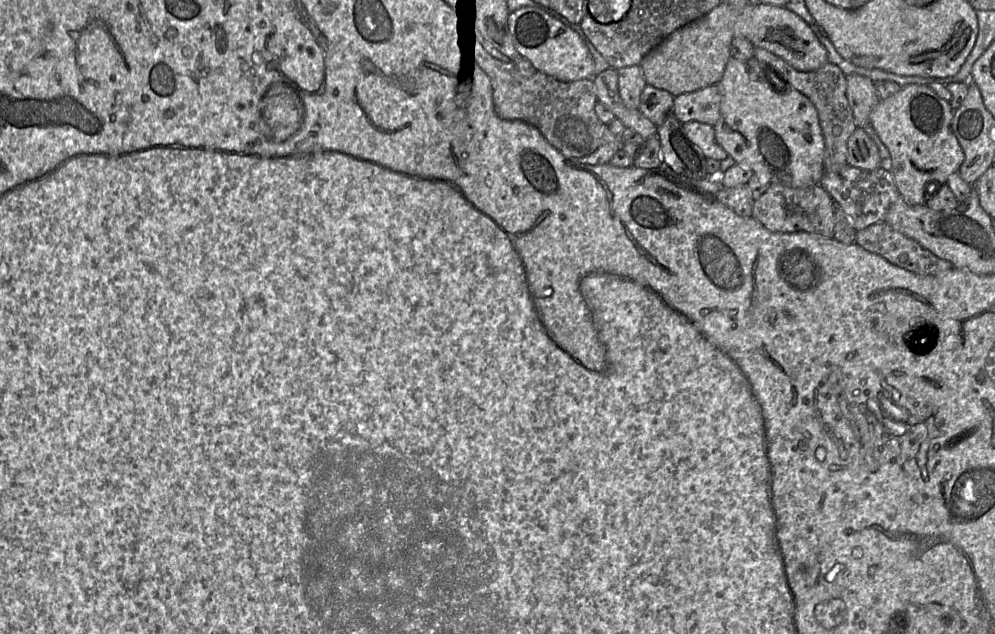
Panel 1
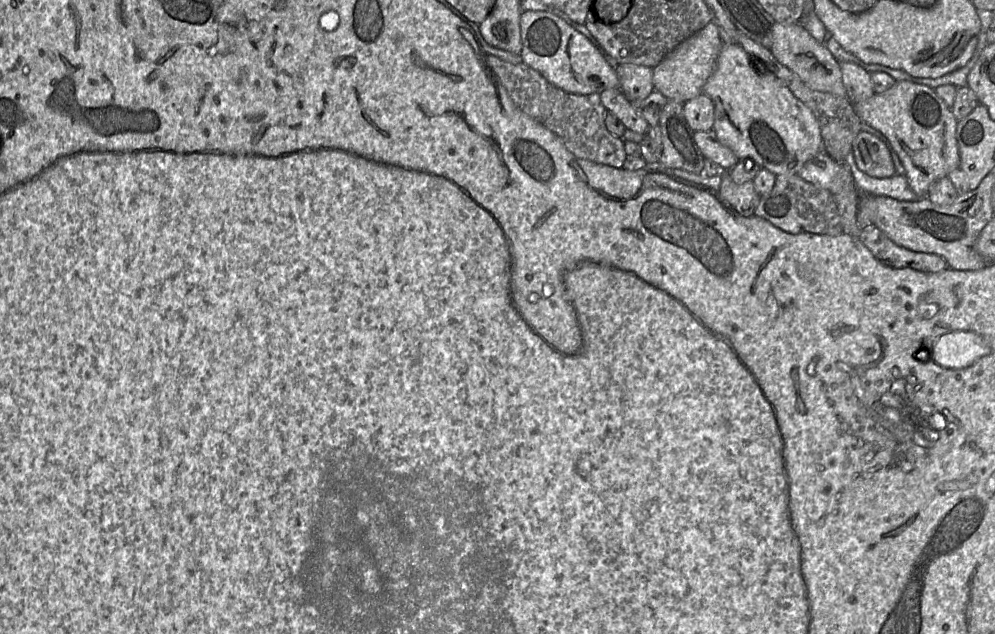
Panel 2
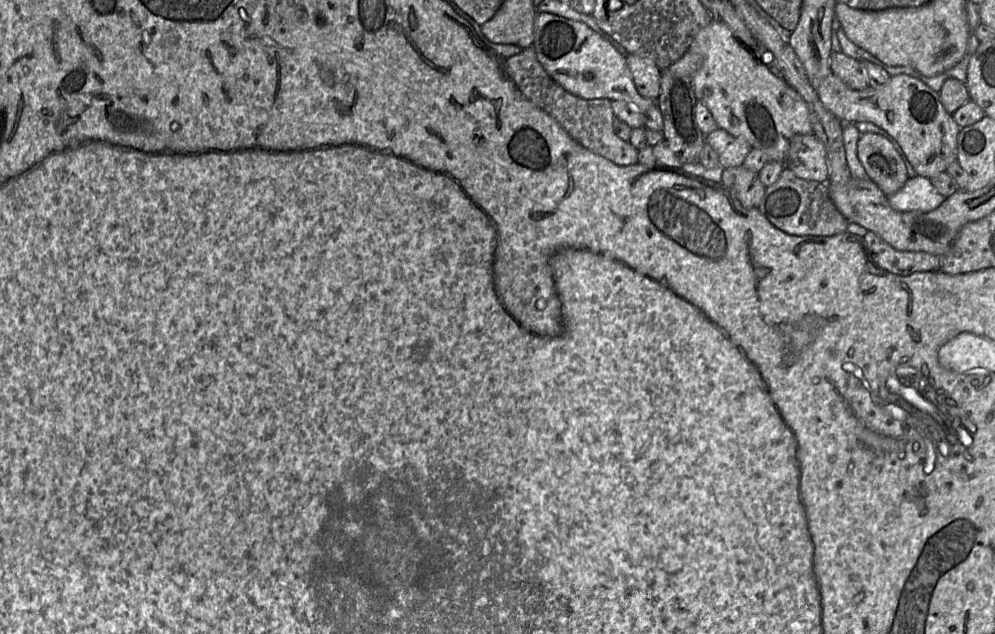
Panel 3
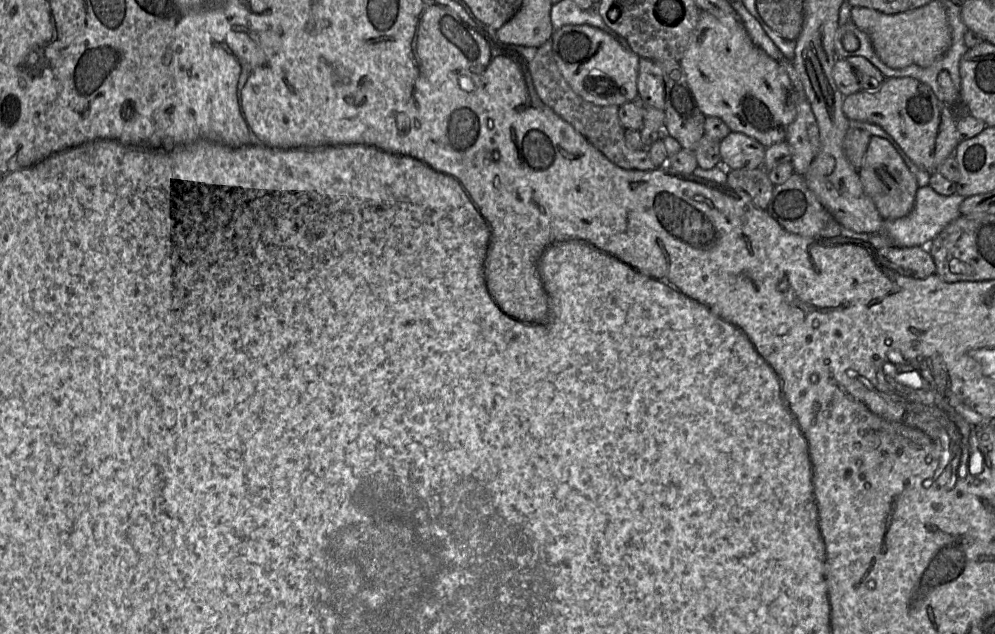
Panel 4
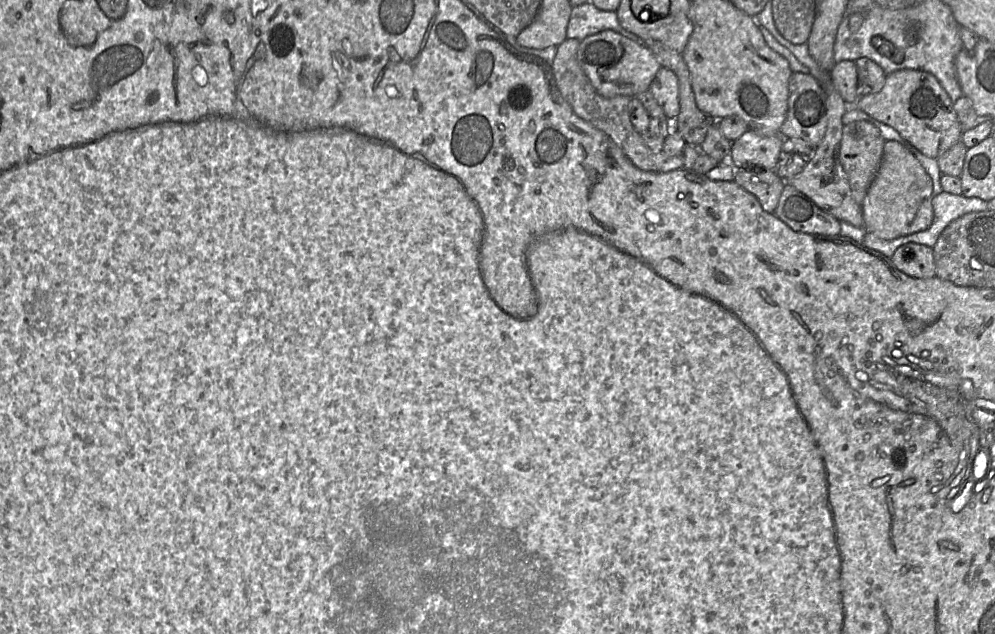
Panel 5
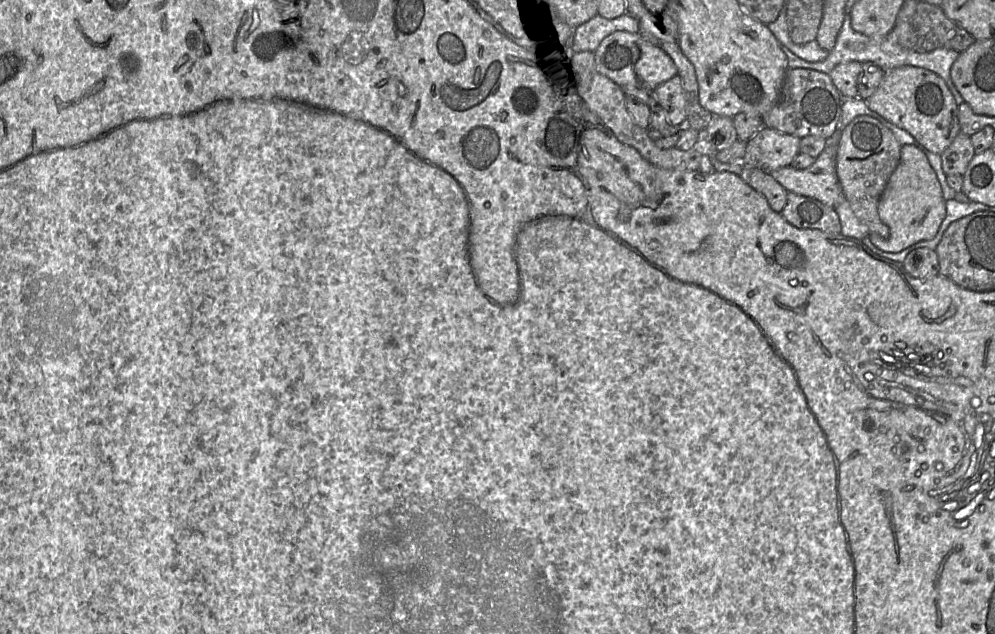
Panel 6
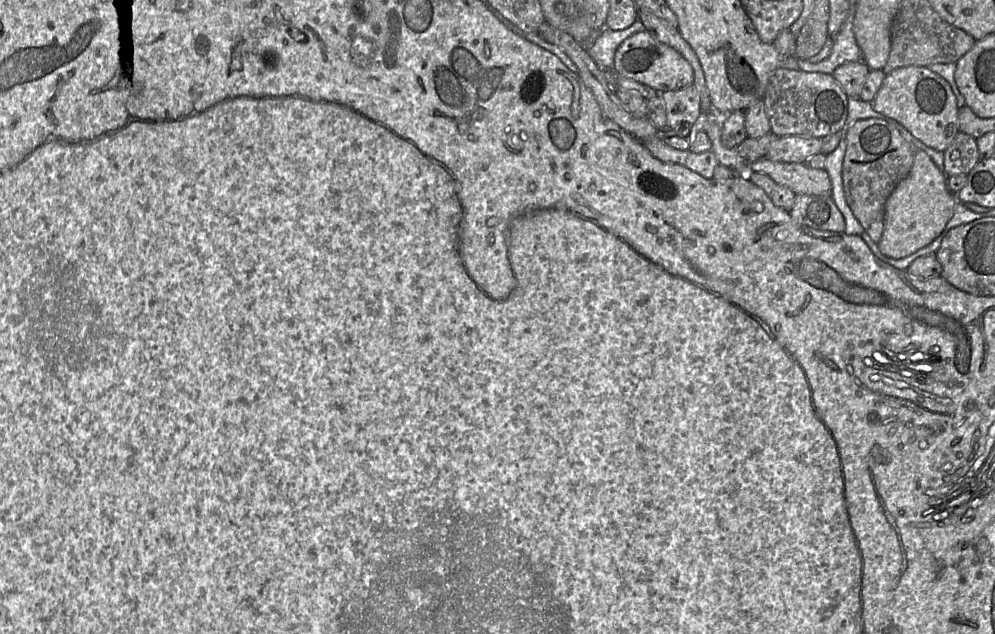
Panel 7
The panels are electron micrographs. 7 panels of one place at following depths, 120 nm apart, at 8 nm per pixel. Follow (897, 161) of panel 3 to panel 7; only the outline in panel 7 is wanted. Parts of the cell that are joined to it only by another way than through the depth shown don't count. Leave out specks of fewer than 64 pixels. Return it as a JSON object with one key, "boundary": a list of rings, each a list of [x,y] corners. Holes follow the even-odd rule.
{"boundary":[[[917,149],[910,173],[887,199],[885,228],[878,249],[887,257],[900,259],[929,245],[943,232],[957,203],[957,195],[948,188],[945,173],[926,152]]]}

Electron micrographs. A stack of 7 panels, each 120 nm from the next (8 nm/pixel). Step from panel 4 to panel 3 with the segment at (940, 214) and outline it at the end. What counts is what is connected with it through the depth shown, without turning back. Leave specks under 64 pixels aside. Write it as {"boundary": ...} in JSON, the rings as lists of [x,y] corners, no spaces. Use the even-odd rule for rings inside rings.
{"boundary":[[[915,176],[909,178],[900,190],[888,196],[888,201],[897,211],[928,212],[939,207],[945,198],[929,178]]]}

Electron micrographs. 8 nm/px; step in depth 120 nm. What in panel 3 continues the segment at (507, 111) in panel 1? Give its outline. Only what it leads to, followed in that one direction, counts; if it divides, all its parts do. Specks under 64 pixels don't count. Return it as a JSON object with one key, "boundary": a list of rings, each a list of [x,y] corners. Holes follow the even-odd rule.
{"boundary":[[[532,47],[523,49],[520,54],[507,58],[505,60],[505,70],[522,95],[539,109],[543,110],[550,117],[556,120],[568,133],[568,135],[582,147],[619,166],[637,164],[638,150],[630,145],[629,142],[621,140],[614,132],[613,120],[615,116],[610,100],[603,98],[585,100],[564,90],[546,73],[542,65],[537,60],[536,53]]]}

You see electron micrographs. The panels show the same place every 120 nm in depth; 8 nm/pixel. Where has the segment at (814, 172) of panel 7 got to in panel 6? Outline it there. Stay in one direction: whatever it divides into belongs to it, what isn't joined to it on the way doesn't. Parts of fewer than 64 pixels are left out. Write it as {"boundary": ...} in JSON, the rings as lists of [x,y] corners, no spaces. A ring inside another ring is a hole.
{"boundary":[[[826,145],[808,168],[797,170],[789,166],[769,174],[787,192],[814,198],[834,208],[843,198],[842,187],[837,176],[837,150],[838,146]]]}

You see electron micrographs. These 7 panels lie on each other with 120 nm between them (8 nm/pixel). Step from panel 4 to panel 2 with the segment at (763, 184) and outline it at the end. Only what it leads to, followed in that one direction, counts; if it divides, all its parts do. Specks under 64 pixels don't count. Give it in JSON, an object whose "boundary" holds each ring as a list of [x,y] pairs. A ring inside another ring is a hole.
{"boundary":[[[728,173],[722,175],[718,196],[741,216],[749,217],[759,204],[760,195],[755,191],[753,181],[734,183]]]}

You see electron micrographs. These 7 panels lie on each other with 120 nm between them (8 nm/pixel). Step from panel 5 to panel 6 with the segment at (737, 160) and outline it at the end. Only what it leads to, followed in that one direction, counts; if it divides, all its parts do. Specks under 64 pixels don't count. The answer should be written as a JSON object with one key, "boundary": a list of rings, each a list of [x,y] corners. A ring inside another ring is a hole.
{"boundary":[[[763,127],[746,142],[742,163],[767,173],[789,167],[800,153],[800,140],[798,137]]]}

